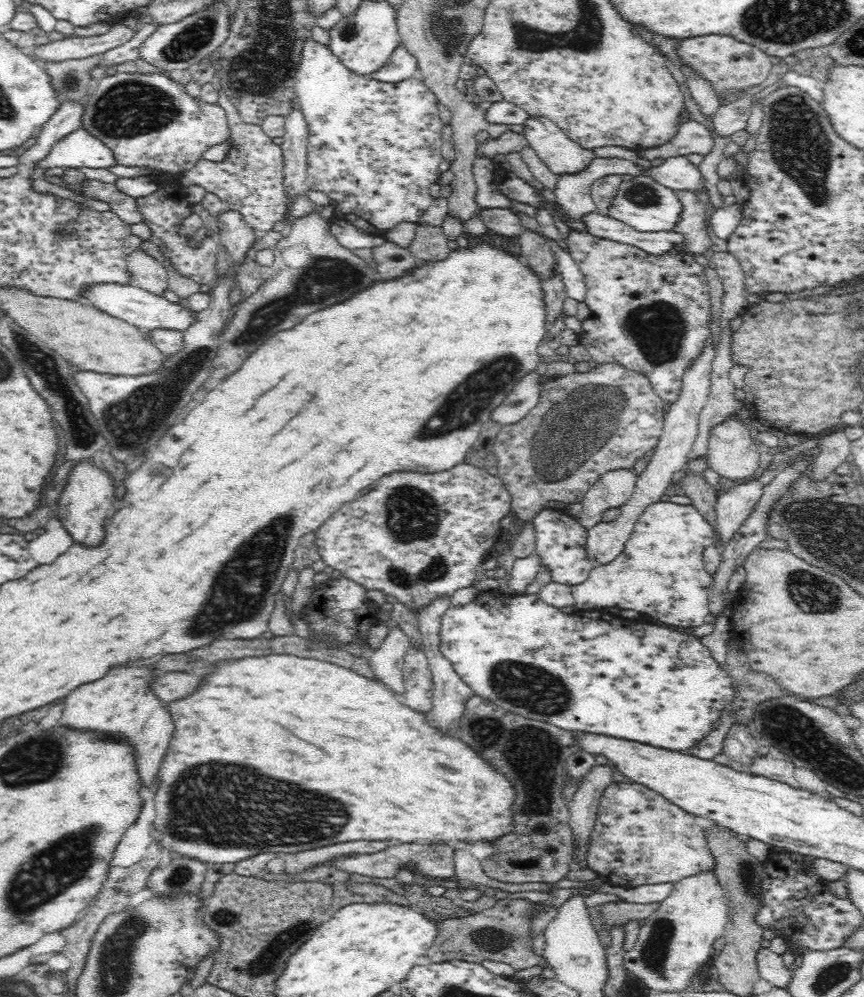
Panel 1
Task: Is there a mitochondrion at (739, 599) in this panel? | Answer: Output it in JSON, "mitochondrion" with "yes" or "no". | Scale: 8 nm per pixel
{"mitochondrion":"no"}

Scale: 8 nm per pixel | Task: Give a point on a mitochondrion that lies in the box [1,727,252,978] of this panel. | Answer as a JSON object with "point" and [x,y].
{"point":[75,856]}

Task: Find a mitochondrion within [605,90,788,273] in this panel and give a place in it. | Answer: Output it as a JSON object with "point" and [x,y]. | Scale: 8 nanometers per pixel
{"point":[643,194]}

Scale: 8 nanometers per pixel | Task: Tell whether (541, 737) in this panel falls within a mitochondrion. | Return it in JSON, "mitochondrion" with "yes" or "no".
{"mitochondrion":"yes"}

